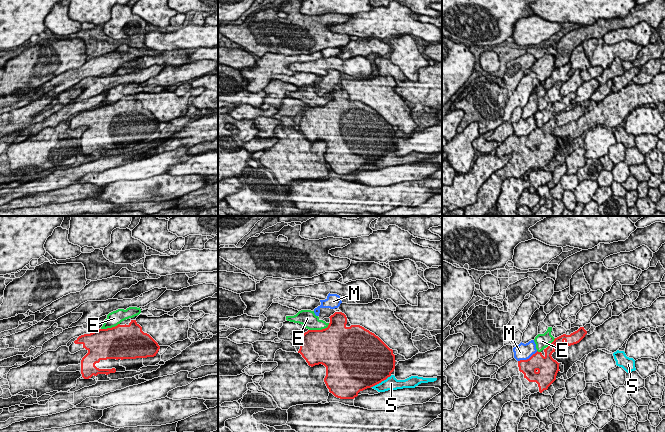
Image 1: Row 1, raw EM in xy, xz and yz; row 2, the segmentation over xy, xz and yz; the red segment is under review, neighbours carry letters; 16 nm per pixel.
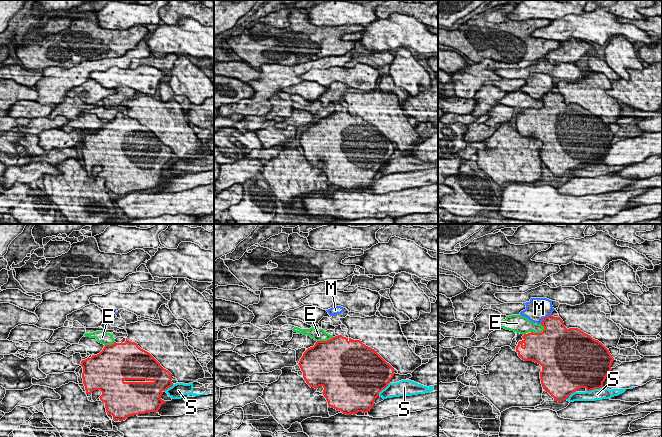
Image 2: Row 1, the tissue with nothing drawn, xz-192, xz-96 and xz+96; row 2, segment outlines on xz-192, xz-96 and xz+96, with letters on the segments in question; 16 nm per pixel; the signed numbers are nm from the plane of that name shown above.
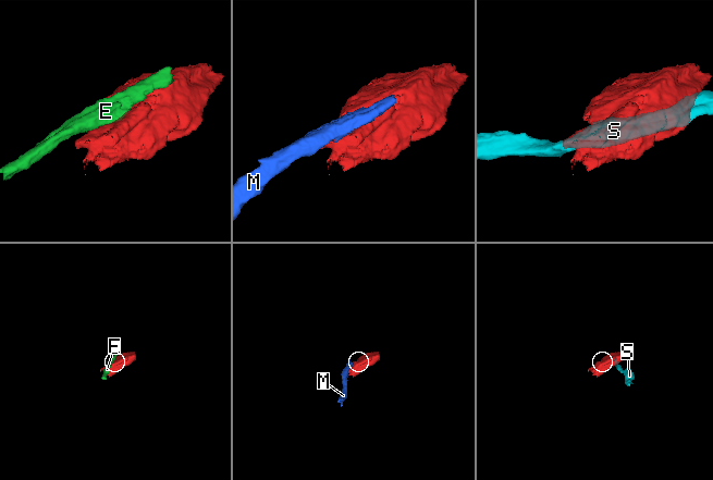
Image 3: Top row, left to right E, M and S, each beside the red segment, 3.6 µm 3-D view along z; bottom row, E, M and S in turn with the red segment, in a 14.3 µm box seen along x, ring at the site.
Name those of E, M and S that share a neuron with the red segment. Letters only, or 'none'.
none

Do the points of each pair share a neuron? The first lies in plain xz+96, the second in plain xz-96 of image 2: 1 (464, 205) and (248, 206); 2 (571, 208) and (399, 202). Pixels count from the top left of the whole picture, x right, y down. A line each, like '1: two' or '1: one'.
1: one
2: one

